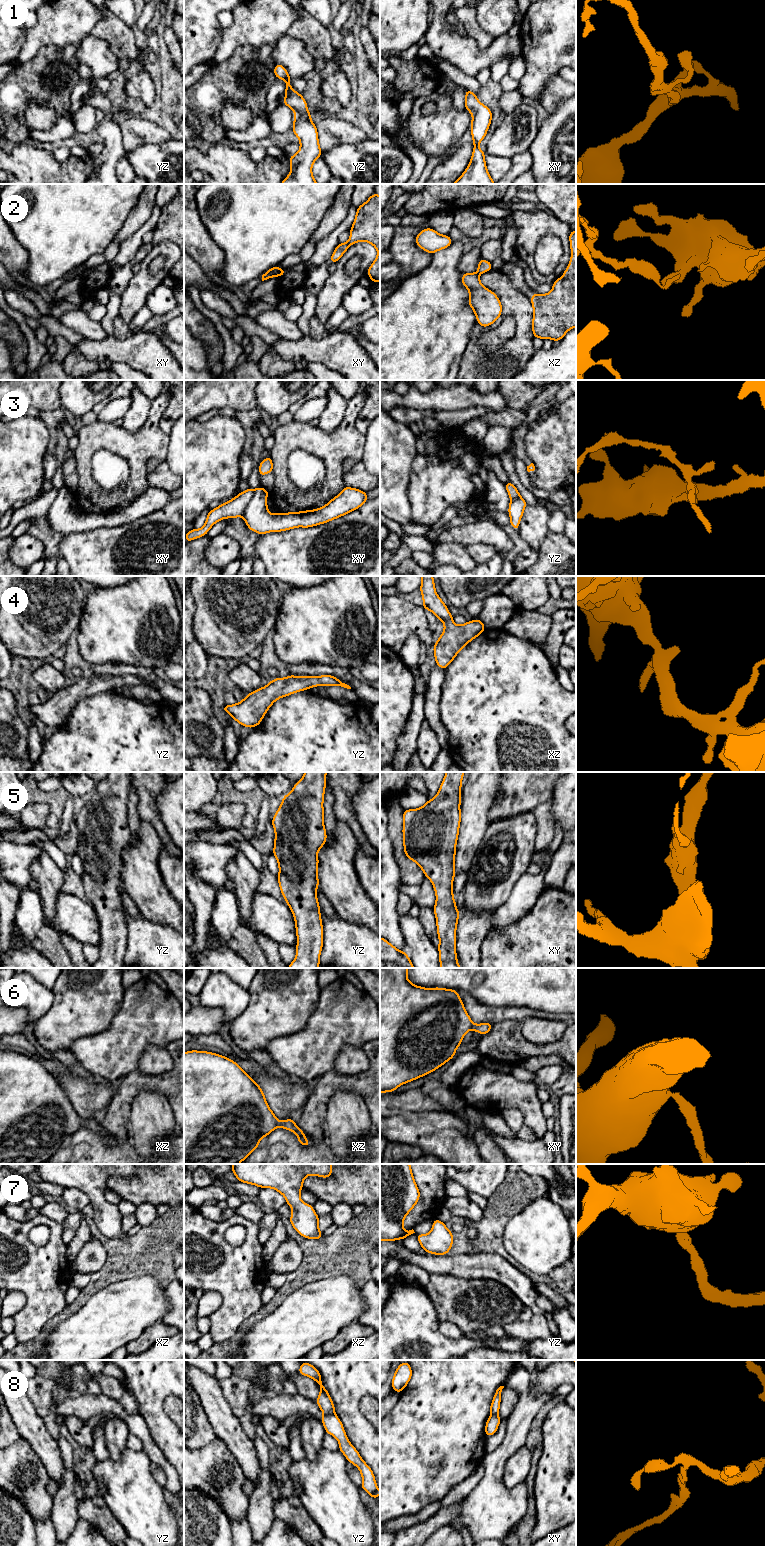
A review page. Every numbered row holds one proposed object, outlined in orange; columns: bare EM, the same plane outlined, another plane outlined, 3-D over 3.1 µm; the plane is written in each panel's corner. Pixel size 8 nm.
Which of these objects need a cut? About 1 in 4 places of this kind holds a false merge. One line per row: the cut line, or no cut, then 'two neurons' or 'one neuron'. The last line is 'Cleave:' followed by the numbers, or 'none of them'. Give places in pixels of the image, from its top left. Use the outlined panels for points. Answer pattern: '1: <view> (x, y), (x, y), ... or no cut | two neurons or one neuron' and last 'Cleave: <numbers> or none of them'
1: no cut | one neuron
2: xy (282, 270), (278, 275) | two neurons
3: xy (255, 490), (242, 515) | two neurons
4: no cut | one neuron
5: no cut | one neuron
6: no cut | one neuron
7: no cut | one neuron
8: yz (334, 1412), (324, 1415) | two neurons
Cleave: 2, 3, 8

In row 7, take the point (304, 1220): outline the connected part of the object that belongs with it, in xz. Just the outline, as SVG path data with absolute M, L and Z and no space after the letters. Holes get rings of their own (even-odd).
M232 1164L232 1173L238 1181L260 1188L272 1188L281 1193L286 1199L286 1204L292 1208L292 1215L289 1218L292 1227L302 1237L315 1240L320 1240L323 1235L319 1231L319 1216L315 1213L313 1205L301 1200L300 1191L308 1175L328 1178L332 1172L331 1164Z

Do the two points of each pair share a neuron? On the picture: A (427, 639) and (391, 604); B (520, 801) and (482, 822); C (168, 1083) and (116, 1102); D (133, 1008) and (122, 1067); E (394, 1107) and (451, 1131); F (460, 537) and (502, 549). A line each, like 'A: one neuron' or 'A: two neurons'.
A: one neuron
B: two neurons
C: one neuron
D: one neuron
E: two neurons
F: one neuron

